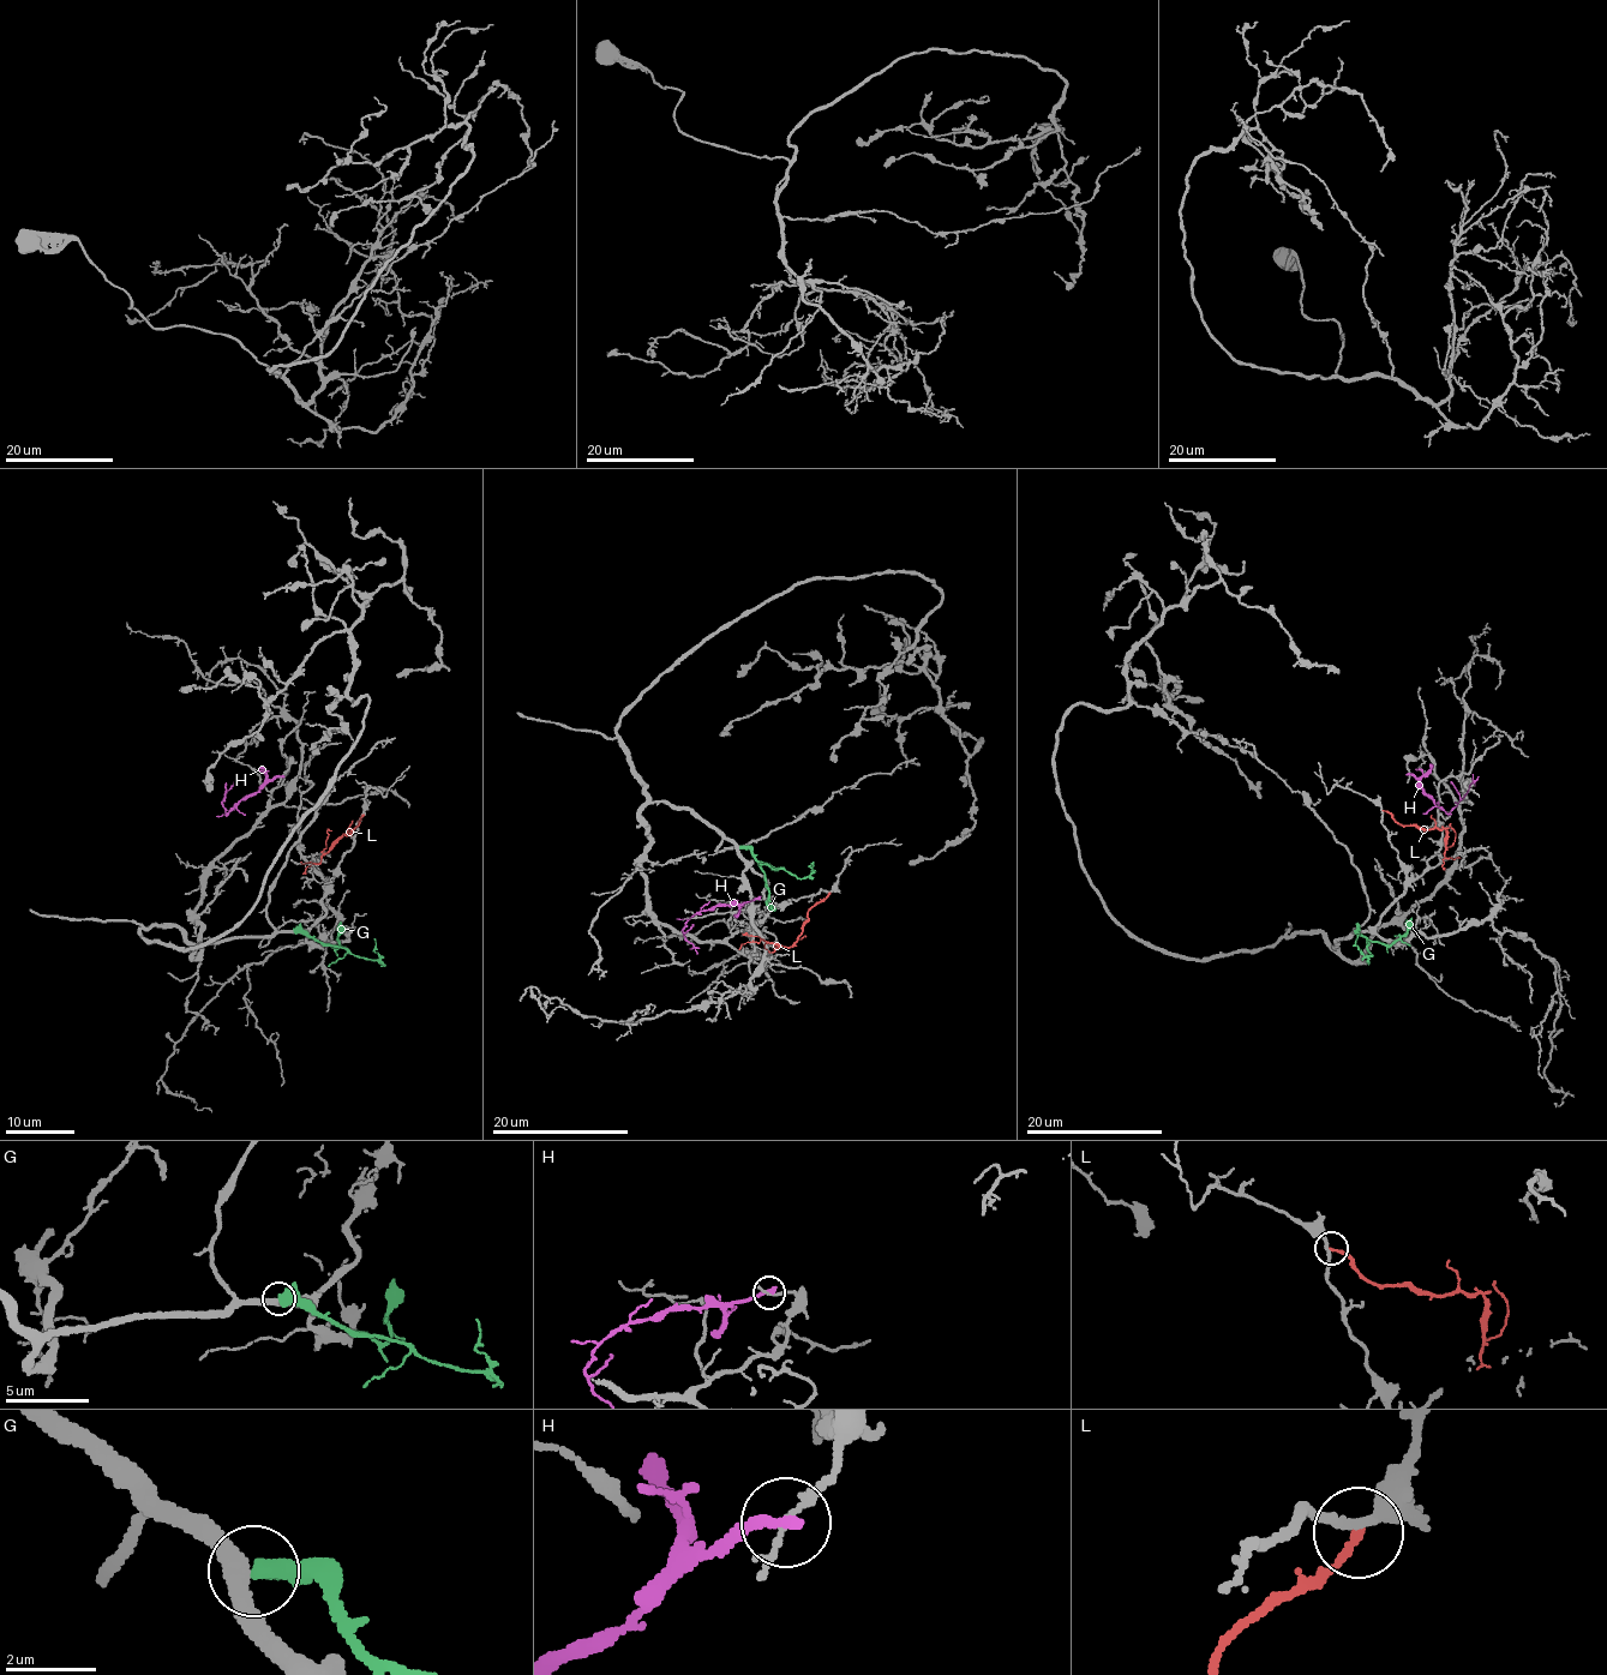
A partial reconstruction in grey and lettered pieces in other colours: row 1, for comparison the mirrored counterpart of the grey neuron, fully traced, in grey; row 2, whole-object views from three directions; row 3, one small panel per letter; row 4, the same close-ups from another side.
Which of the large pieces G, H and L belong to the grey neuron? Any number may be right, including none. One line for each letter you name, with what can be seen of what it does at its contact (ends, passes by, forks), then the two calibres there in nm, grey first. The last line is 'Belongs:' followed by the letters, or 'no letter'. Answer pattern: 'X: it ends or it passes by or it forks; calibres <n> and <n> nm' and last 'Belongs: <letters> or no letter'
Belongs: no letter

